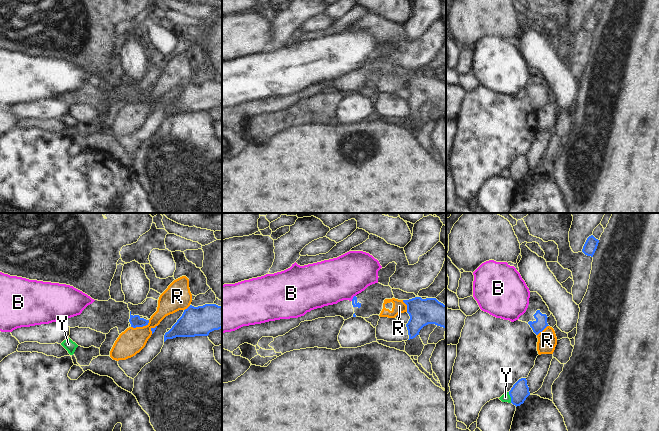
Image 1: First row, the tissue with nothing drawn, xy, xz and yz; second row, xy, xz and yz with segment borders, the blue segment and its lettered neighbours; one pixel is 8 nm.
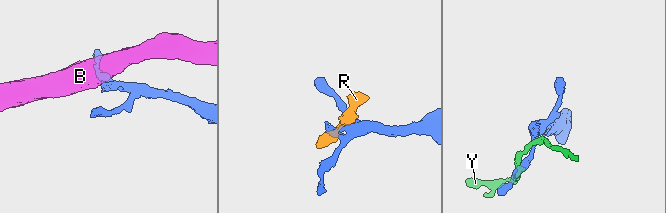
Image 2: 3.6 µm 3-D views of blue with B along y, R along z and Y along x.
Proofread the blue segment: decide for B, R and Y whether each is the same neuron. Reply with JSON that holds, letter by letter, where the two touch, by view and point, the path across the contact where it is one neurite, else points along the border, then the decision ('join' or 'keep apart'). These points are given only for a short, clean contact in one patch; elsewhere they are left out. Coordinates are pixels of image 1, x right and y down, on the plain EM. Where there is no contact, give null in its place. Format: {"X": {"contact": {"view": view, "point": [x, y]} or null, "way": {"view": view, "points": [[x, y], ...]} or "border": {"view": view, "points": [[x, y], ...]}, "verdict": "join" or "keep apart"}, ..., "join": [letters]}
{"B": {"contact": {"view": "xz", "point": [353, 74]}, "verdict": "keep apart"}, "R": {"contact": {"view": "xy", "point": [140, 102]}, "verdict": "keep apart"}, "Y": {"contact": {"view": "yz", "point": [510, 172]}, "border": {"view": "yz", "points": [[508, 168], [511, 178]]}, "verdict": "keep apart"}, "join": []}

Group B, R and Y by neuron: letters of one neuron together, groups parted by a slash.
B / R / Y

